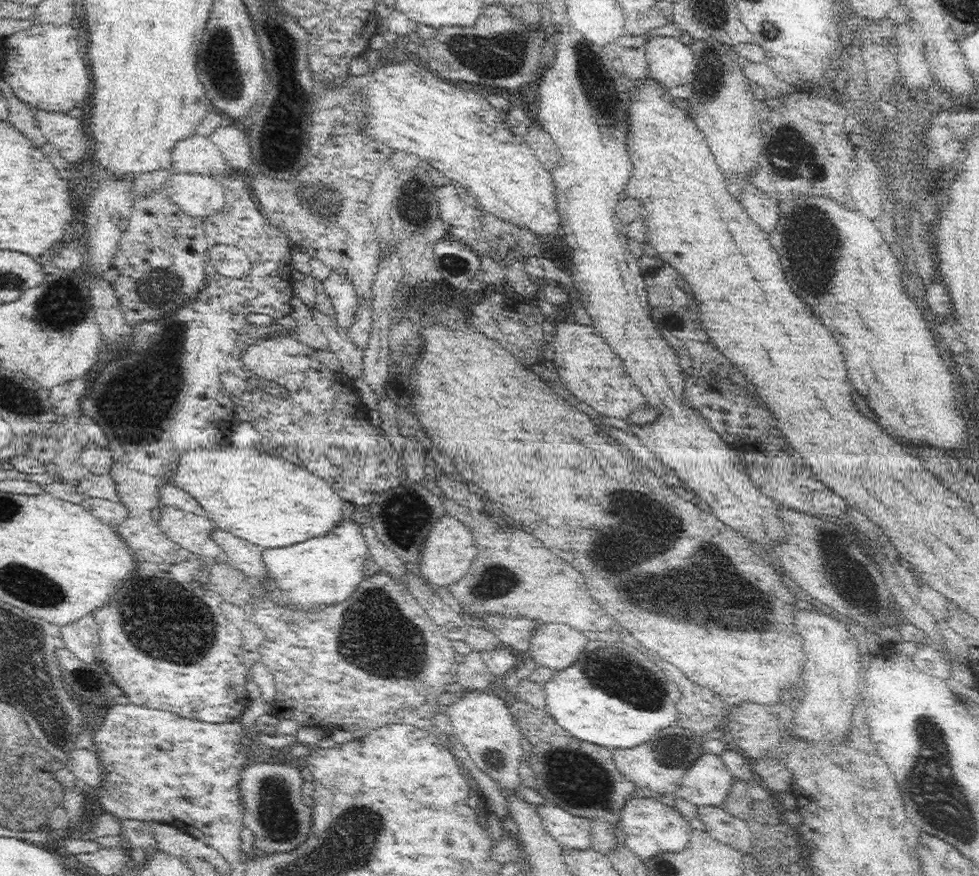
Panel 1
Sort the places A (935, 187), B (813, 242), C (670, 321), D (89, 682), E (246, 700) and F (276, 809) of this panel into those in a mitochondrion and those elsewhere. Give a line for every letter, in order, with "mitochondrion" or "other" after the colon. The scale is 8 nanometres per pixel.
A: other
B: mitochondrion
C: other
D: mitochondrion
E: other
F: mitochondrion

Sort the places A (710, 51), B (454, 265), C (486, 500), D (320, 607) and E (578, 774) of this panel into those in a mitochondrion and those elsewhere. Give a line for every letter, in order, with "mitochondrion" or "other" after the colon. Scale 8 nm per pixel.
A: other
B: mitochondrion
C: other
D: other
E: mitochondrion

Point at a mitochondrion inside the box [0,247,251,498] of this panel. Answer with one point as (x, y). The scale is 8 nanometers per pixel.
(62, 308)

